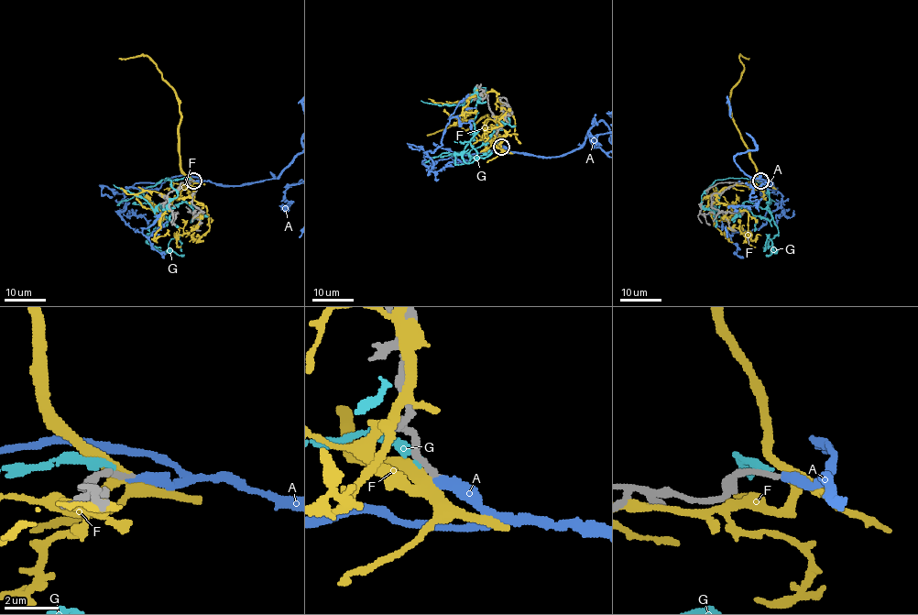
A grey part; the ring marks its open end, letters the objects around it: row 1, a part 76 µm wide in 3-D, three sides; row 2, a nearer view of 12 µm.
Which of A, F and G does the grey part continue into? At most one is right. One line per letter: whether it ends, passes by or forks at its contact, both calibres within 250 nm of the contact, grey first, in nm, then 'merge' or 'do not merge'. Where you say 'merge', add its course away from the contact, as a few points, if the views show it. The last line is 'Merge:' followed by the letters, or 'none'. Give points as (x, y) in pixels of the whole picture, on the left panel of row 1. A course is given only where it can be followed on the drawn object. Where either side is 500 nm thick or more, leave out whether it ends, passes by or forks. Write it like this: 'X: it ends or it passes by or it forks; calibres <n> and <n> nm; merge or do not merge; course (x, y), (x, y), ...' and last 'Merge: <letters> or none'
A: it ends; calibres 190 and 360 nm; do not merge
F: it forks; calibres 200 and 360 nm; do not merge
G: it ends; calibres 280 and 260 nm; do not merge
Merge: none

